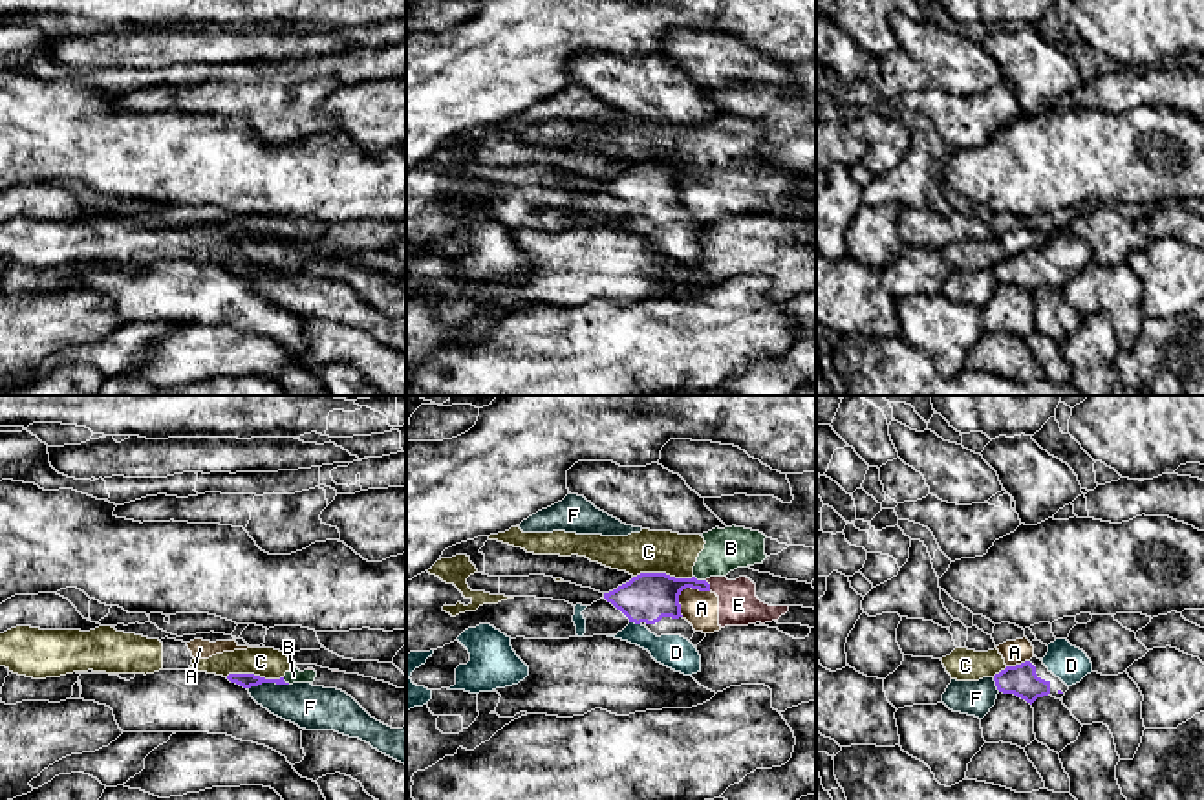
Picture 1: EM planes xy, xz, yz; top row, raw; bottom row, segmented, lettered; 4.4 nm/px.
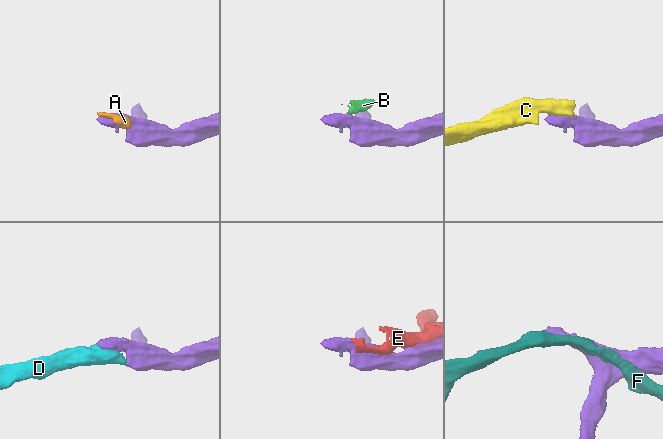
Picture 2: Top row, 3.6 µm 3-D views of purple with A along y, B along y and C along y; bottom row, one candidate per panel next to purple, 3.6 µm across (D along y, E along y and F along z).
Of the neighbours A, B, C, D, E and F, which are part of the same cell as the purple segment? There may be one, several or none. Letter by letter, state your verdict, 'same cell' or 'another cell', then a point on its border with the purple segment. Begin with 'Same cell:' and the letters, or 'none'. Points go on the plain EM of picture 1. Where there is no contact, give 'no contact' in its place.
Same cell: D
A: another cell; meets purple in xz at (683, 178)
B: another cell; meets purple in xz at (699, 171)
C: another cell; meets purple in xz at (663, 163)
D: same cell; meets purple in xz at (635, 213)
E: another cell; meets purple in xz at (709, 176)
F: another cell; meets purple in xy at (268, 271)

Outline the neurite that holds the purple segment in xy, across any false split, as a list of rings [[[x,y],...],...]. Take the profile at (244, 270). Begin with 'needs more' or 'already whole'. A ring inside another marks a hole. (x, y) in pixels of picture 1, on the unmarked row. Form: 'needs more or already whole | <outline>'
already whole | [[[229,264],[227,269],[231,273],[236,273],[236,275],[243,276],[243,278],[258,276],[262,273],[289,275],[289,273],[284,271],[284,267],[265,269],[265,267],[260,267],[260,265],[254,265],[254,264]]]

